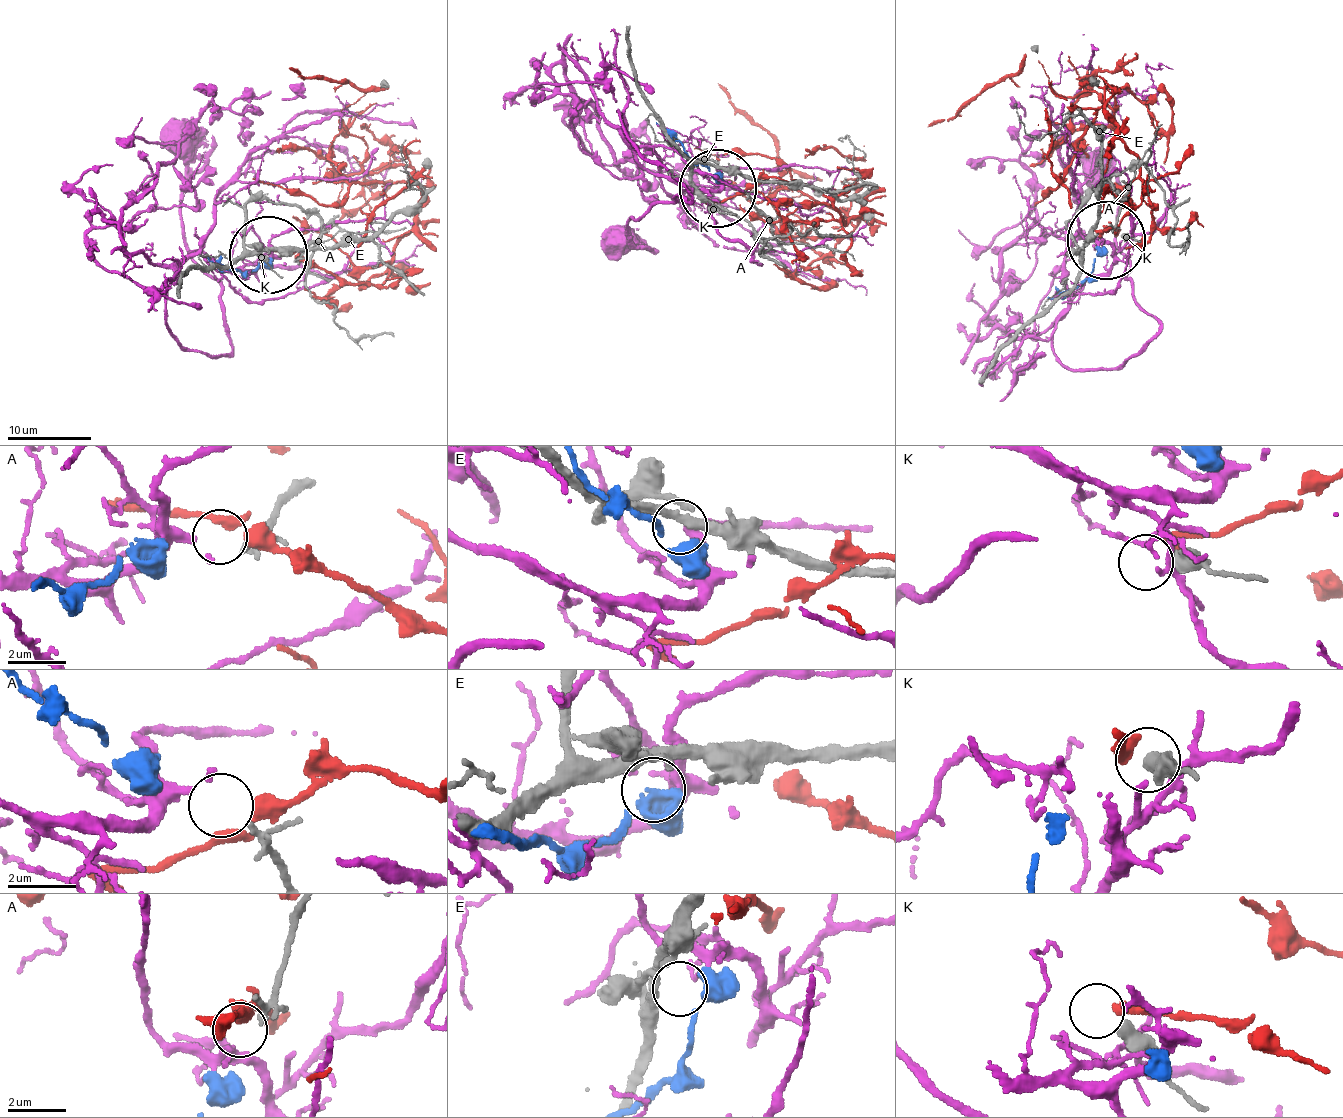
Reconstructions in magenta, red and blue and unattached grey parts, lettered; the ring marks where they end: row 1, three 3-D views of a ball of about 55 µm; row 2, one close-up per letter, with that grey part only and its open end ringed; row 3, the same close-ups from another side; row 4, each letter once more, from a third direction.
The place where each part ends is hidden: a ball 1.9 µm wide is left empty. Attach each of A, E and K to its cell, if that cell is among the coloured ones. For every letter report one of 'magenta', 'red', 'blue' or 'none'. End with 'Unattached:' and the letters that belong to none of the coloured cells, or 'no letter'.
A: magenta
E: blue
K: red
Unattached: no letter

